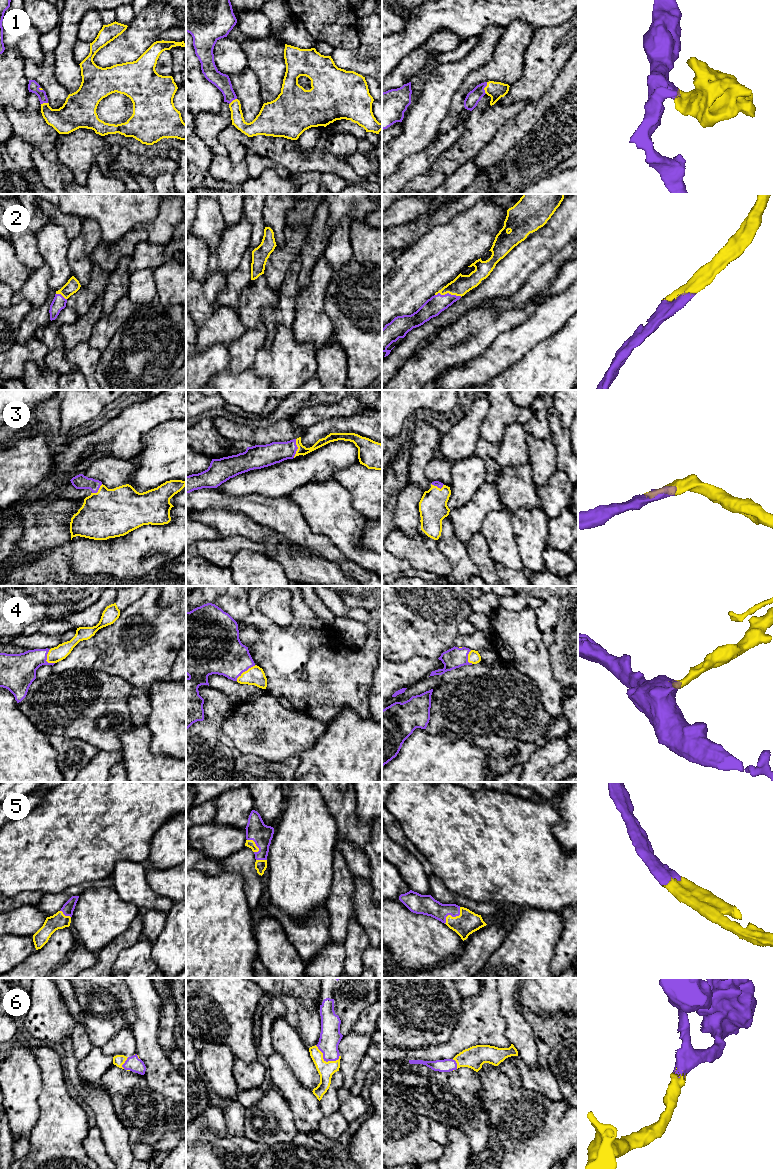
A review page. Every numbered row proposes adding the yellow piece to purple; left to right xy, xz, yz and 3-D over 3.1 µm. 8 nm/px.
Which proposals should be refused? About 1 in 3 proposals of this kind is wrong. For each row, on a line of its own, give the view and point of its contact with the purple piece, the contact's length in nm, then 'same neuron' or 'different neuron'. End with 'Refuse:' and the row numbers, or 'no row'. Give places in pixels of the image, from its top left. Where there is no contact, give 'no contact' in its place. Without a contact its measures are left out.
1: yz (484, 87) | 100 nm | same neuron
2: yz (448, 293) | 220 nm | same neuron
3: xz (297, 448) | 150 nm | same neuron
4: xz (245, 670) | 200 nm | same neuron
5: yz (453, 916) | 190 nm | same neuron
6: xz (325, 1060) | 220 nm | same neuron
Refuse: no row

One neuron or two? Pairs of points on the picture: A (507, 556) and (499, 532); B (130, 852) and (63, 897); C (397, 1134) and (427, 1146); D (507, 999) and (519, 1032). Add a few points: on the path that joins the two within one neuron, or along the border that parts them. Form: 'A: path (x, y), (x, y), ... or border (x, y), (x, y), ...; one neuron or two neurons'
A: path (504, 550), (500, 538); one neuron
B: border (70, 887), (58, 892), (47, 893); two neurons
C: path (404, 1139), (414, 1146), (420, 1146); one neuron
D: path (507, 1007), (515, 1024); one neuron

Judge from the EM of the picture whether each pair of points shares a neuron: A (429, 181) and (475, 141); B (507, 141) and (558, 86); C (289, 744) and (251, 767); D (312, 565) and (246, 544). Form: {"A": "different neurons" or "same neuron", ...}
{"A": "same neuron", "B": "same neuron", "C": "different neurons", "D": "different neurons"}

